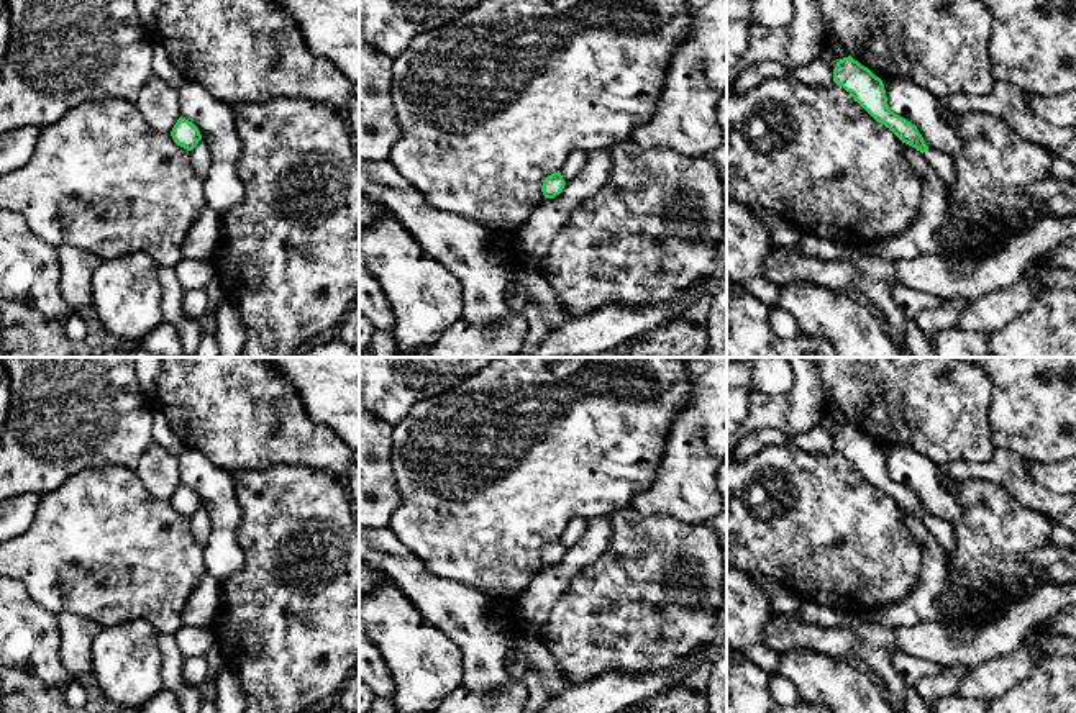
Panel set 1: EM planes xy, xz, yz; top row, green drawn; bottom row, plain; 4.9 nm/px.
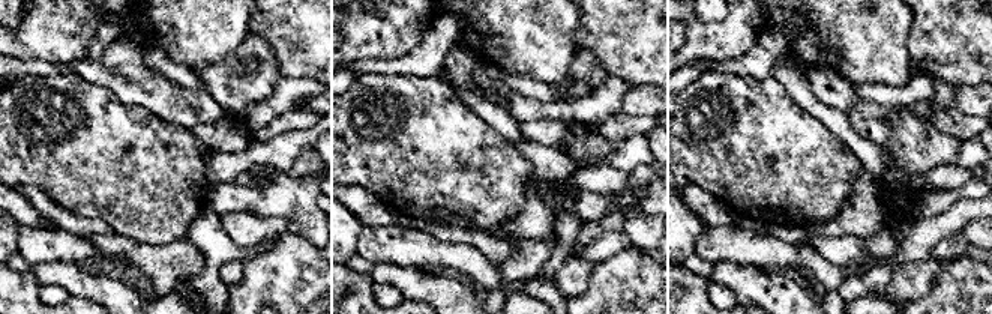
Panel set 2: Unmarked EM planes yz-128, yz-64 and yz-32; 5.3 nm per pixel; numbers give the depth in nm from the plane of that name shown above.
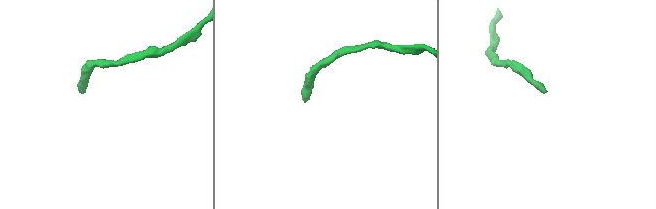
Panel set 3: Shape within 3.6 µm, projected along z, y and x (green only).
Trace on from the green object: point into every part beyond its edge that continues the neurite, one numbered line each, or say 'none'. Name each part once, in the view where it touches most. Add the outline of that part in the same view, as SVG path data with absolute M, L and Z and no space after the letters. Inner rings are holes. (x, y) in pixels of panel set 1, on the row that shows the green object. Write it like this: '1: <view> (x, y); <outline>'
1: yz (943, 164); M928 148L923 152L923 157L935 169L937 175L942 179L942 182L946 187L953 187L955 185L955 180L956 180L956 167L955 167L953 156Z

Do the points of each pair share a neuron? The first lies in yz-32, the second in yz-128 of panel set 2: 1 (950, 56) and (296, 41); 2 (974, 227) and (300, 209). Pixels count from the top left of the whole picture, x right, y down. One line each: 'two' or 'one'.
1: one
2: one

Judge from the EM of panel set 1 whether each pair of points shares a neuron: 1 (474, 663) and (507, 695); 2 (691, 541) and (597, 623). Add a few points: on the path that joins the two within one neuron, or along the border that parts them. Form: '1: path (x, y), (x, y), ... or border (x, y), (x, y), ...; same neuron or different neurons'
1: border (510, 677), (492, 694), (476, 694), (463, 687); different neurons
2: path (668, 563), (620, 610); same neuron

